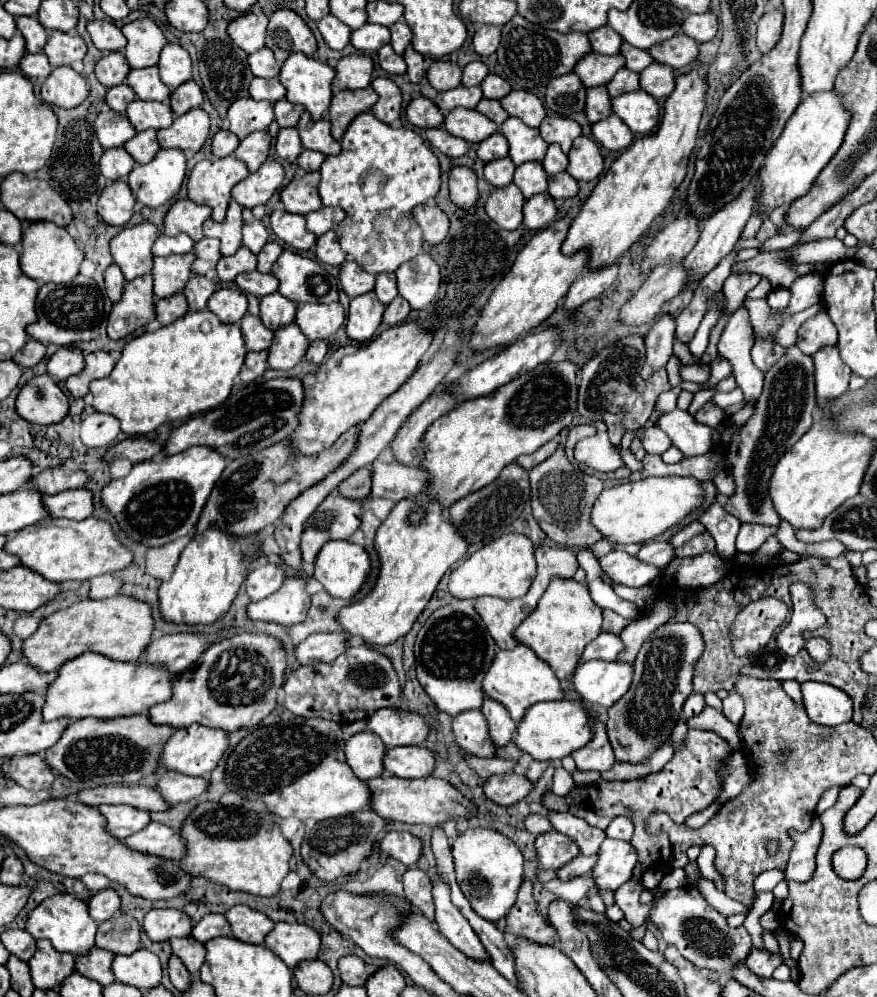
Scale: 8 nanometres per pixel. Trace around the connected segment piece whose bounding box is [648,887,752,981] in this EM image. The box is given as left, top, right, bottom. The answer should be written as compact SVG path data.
M680 887L672 891L672 895L666 891L660 899L654 901L648 921L660 929L662 939L668 945L674 945L682 957L686 957L686 961L718 973L720 981L734 979L734 965L744 963L752 949L748 931L744 927L730 927L726 917L710 907L694 887Z

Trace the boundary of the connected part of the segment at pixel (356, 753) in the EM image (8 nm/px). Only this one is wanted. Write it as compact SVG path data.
M368 731L356 733L346 743L348 765L352 767L354 775L364 781L382 775L384 755L386 755L386 745L382 745L380 737L374 737Z

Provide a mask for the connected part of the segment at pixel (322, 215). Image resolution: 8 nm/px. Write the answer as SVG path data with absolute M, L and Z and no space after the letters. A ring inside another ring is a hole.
M320 207L318 211L312 211L306 215L306 225L314 235L324 235L338 227L338 223L346 217L342 207Z

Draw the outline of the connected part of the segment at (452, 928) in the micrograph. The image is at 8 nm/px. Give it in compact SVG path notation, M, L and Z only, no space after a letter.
M432 873L434 881L434 903L436 903L436 923L440 933L466 957L474 961L490 961L484 945L480 943L478 935L472 931L470 923L464 915L452 905L450 901L450 887L440 881L436 873Z

